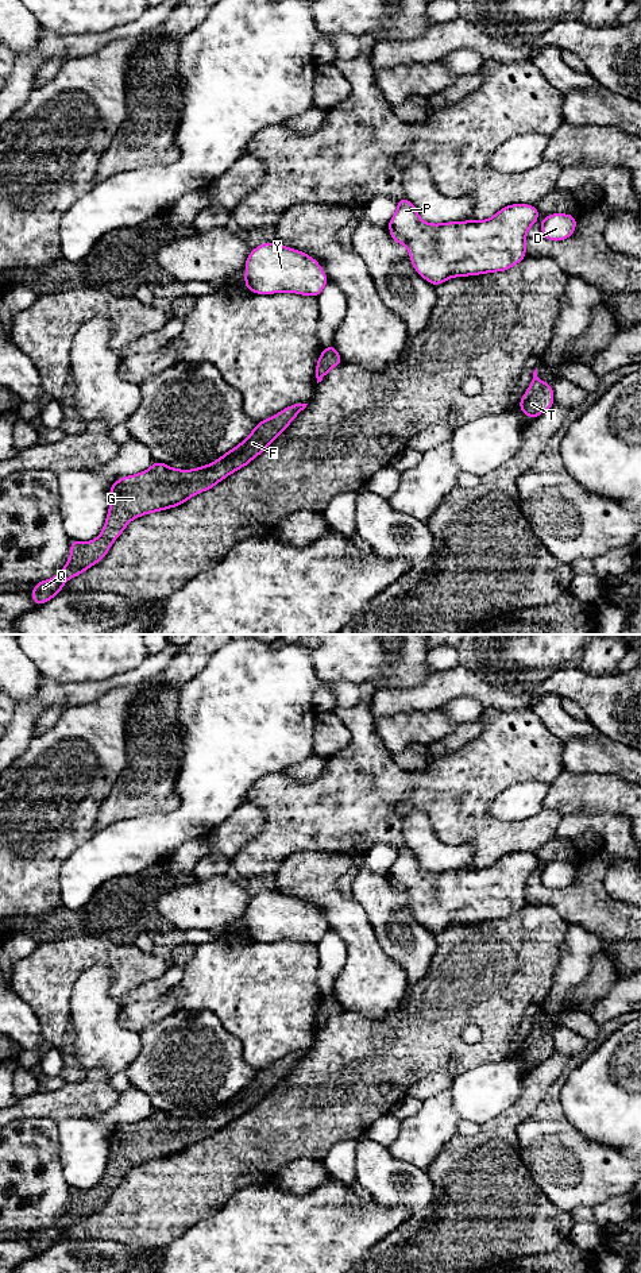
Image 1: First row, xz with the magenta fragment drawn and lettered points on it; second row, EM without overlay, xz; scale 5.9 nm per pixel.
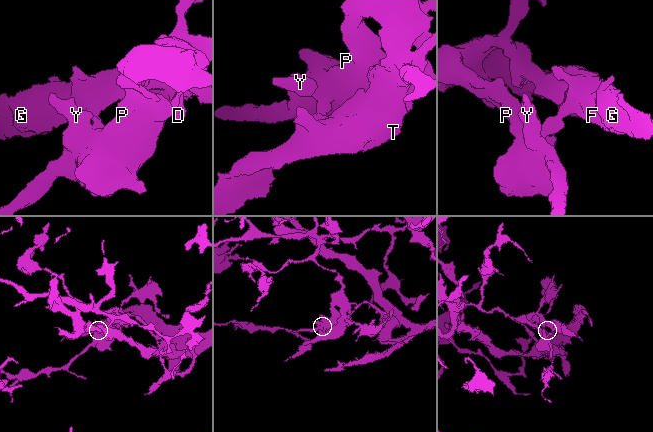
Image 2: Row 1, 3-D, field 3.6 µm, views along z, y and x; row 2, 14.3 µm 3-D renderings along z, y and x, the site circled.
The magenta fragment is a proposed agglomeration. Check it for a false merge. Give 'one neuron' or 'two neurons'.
two neurons

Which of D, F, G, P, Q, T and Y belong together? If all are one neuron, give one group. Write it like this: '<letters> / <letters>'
D P Y / F G Q T

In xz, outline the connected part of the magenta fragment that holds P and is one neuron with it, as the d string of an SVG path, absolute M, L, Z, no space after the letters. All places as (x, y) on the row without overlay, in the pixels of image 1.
M405 845L387 871L391 887L409 898L414 918L435 936L452 925L506 919L526 904L525 887L540 859L536 853L511 852L493 865L479 869L429 872L420 867L417 856Z

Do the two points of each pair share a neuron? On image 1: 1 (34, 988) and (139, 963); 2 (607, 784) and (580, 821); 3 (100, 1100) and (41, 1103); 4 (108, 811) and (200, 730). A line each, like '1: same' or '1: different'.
1: same
2: different
3: same
4: different

